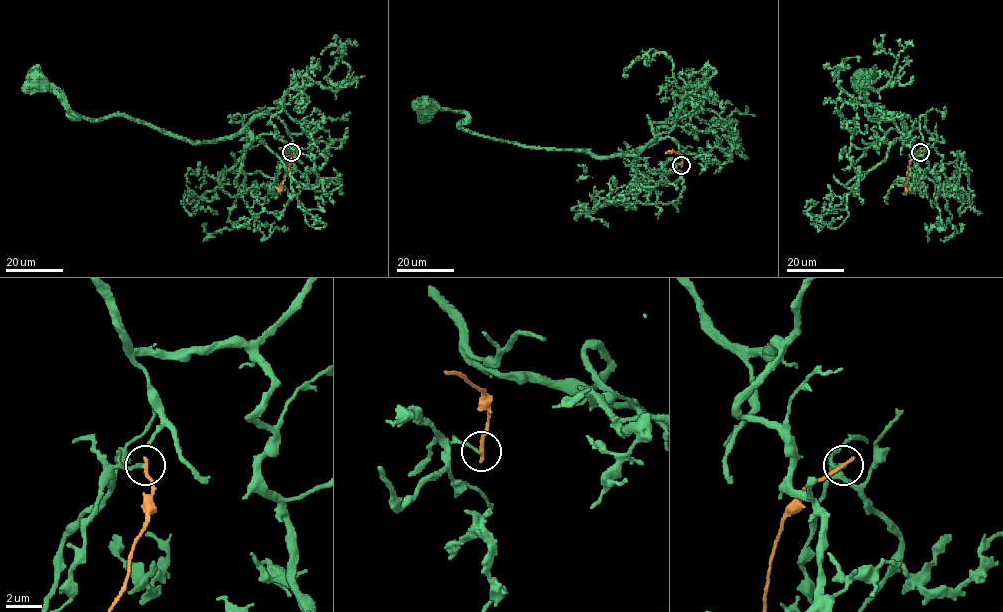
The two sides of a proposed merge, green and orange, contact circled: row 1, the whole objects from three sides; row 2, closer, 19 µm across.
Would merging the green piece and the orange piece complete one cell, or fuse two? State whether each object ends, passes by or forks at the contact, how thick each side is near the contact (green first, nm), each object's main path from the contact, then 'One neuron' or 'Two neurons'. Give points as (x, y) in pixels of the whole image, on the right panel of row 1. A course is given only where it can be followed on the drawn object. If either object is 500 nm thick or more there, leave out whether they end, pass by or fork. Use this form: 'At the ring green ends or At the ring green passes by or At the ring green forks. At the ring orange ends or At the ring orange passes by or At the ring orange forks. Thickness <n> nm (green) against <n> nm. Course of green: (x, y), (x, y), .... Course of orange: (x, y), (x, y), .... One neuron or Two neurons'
At the ring green ends. At the ring orange ends. Thickness 170 nm (green) against 240 nm. Course of green: (919, 153), (929, 164), (924, 178), (900, 119), (869, 115), (859, 82). Course of orange: (919, 152), (908, 166), (907, 186). Two neurons

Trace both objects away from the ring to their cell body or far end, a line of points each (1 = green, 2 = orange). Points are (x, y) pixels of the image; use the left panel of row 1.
1: (291, 153), (273, 178), (241, 173), (247, 132), (188, 142), (122, 116), (72, 118), (36, 82)
2: (291, 152), (292, 158), (282, 186), (274, 186)

